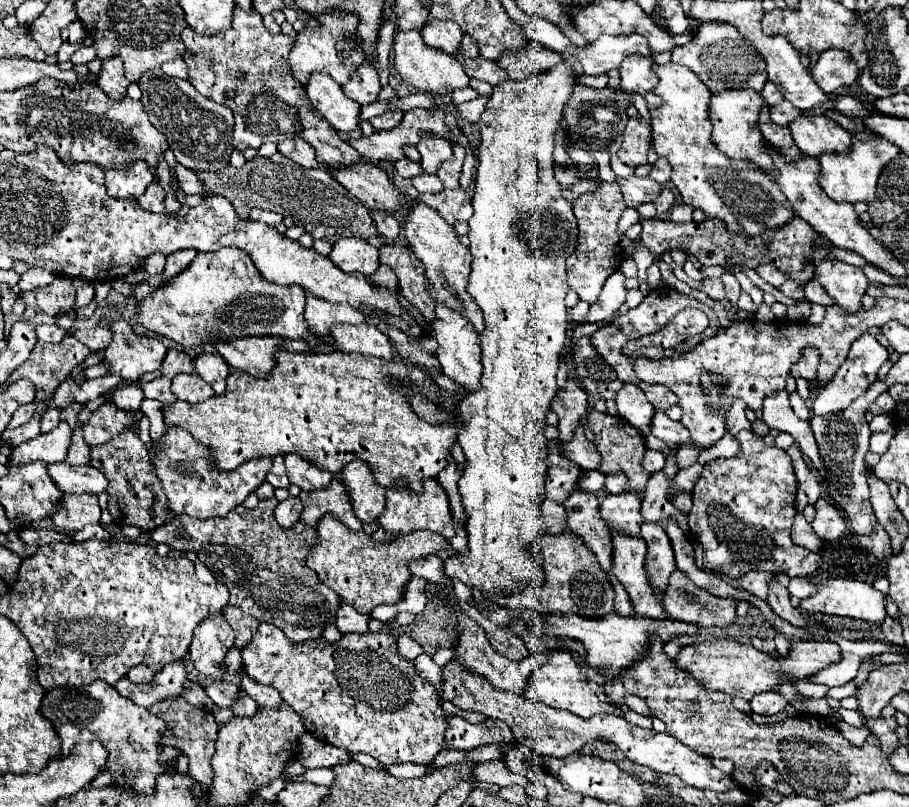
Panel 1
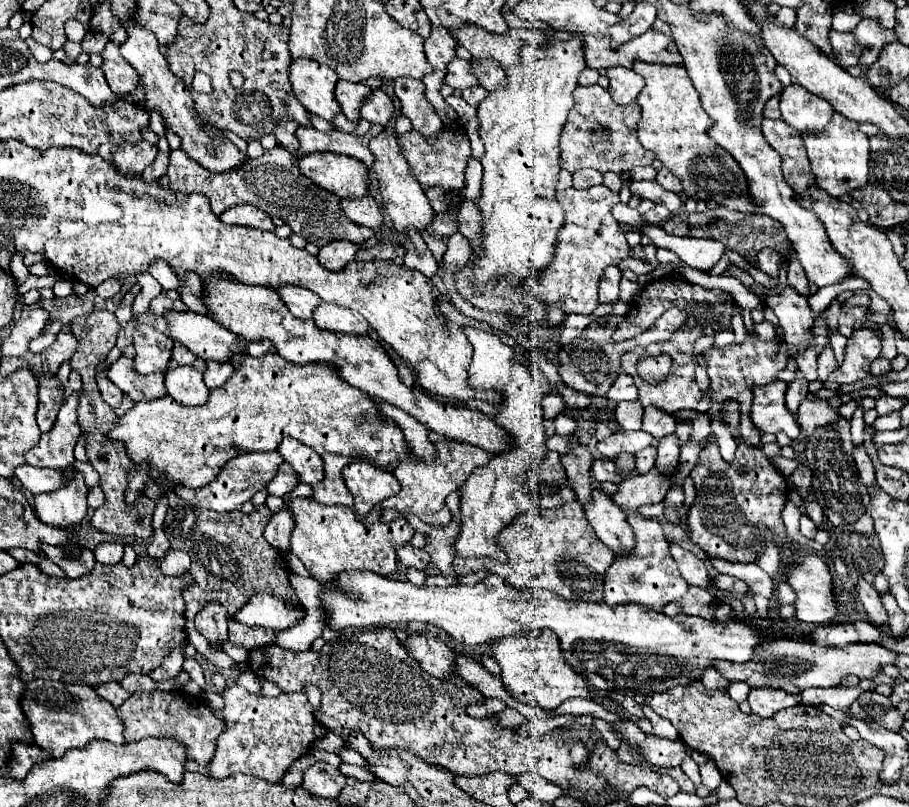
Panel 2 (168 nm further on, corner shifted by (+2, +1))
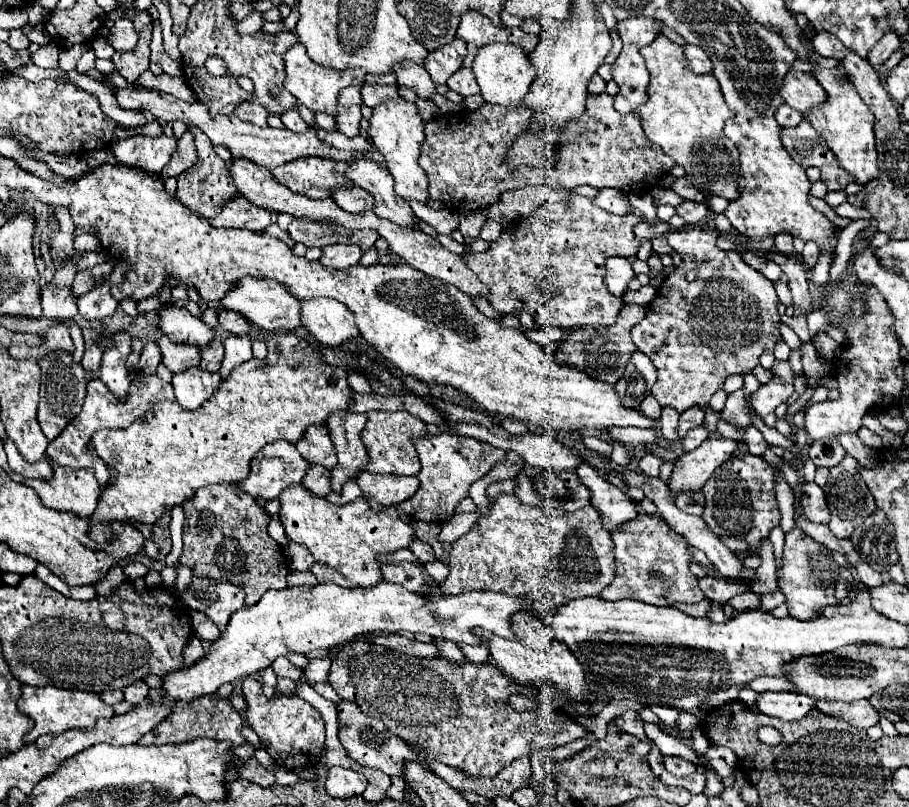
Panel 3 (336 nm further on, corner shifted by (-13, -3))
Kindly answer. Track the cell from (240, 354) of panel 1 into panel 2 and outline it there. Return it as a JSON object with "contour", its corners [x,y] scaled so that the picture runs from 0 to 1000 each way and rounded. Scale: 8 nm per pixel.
{"contour":[[[212,385],[182,388],[188,408],[188,420],[199,423],[208,435],[221,445],[234,447],[256,447],[265,440],[267,418],[248,408],[230,390],[219,390]]]}

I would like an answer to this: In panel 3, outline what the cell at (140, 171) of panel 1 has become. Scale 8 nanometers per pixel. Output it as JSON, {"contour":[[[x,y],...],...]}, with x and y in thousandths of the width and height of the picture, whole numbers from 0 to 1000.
{"contour":[[[147,167],[123,180],[128,200],[143,207],[154,207],[165,214],[176,214],[194,187],[194,170],[185,167]]]}

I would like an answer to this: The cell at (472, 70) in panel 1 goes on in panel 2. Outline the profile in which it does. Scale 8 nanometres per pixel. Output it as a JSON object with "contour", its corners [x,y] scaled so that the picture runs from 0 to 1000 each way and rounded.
{"contour":[[[498,73],[498,76],[492,81],[490,103],[496,105],[496,108],[512,110],[512,108],[523,108],[523,105],[527,105],[527,98],[525,98],[525,93],[520,90],[520,81],[518,81],[516,76]]]}

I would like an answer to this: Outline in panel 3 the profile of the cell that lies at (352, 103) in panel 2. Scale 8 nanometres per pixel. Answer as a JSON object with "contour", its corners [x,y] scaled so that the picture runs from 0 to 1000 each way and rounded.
{"contour":[[[396,105],[394,108],[381,108],[372,115],[372,138],[370,138],[370,160],[381,170],[392,170],[396,162],[396,140],[398,120],[396,120]]]}

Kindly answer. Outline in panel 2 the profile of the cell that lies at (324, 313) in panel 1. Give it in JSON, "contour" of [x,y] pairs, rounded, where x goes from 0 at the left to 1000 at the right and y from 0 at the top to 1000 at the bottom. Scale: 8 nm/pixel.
{"contour":[[[314,353],[314,356],[307,356],[305,358],[307,368],[314,373],[314,378],[318,380],[318,385],[327,393],[327,395],[342,395],[344,393],[344,385],[355,375],[355,371],[336,358],[336,356],[320,356],[320,353]]]}

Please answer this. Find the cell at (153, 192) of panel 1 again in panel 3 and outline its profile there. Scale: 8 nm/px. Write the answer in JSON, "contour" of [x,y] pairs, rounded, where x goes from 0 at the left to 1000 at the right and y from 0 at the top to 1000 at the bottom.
{"contour":[[[205,162],[196,172],[196,182],[189,190],[187,202],[178,209],[178,217],[183,219],[196,219],[200,212],[205,212],[211,202],[216,202],[216,185],[213,185],[213,170],[209,162]]]}

